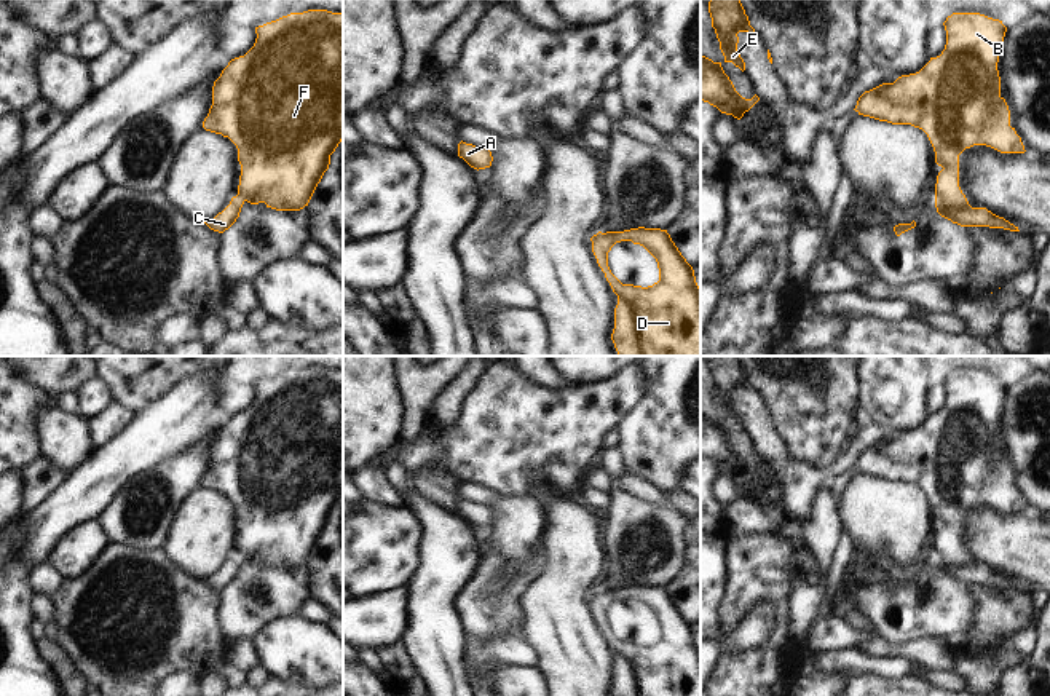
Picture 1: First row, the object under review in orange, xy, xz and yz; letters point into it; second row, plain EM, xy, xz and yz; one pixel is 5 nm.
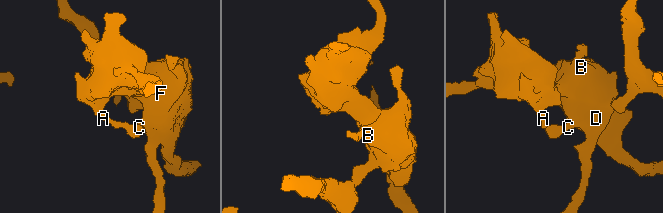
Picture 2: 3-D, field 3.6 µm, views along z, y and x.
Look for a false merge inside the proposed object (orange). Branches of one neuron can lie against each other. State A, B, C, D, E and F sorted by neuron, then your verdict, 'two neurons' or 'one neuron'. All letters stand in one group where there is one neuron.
groups A C / B D E F; two neurons

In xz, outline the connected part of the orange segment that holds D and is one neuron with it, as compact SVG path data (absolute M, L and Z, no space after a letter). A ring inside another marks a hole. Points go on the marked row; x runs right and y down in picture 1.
M667 230L598 231L592 252L613 292L627 299L637 313L643 356L701 356L701 287ZM621 241L640 244L656 259L657 283L648 287L622 284L611 273L608 252Z

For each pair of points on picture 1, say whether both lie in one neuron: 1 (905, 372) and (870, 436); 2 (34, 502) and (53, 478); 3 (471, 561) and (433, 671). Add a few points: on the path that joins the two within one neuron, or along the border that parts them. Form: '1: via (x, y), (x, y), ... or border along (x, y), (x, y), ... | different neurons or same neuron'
1: border along (878, 423), (884, 431) | different neurons
2: via (35, 495), (47, 484) | same neuron
3: via (444, 588), (436, 596), (436, 644) | same neuron

